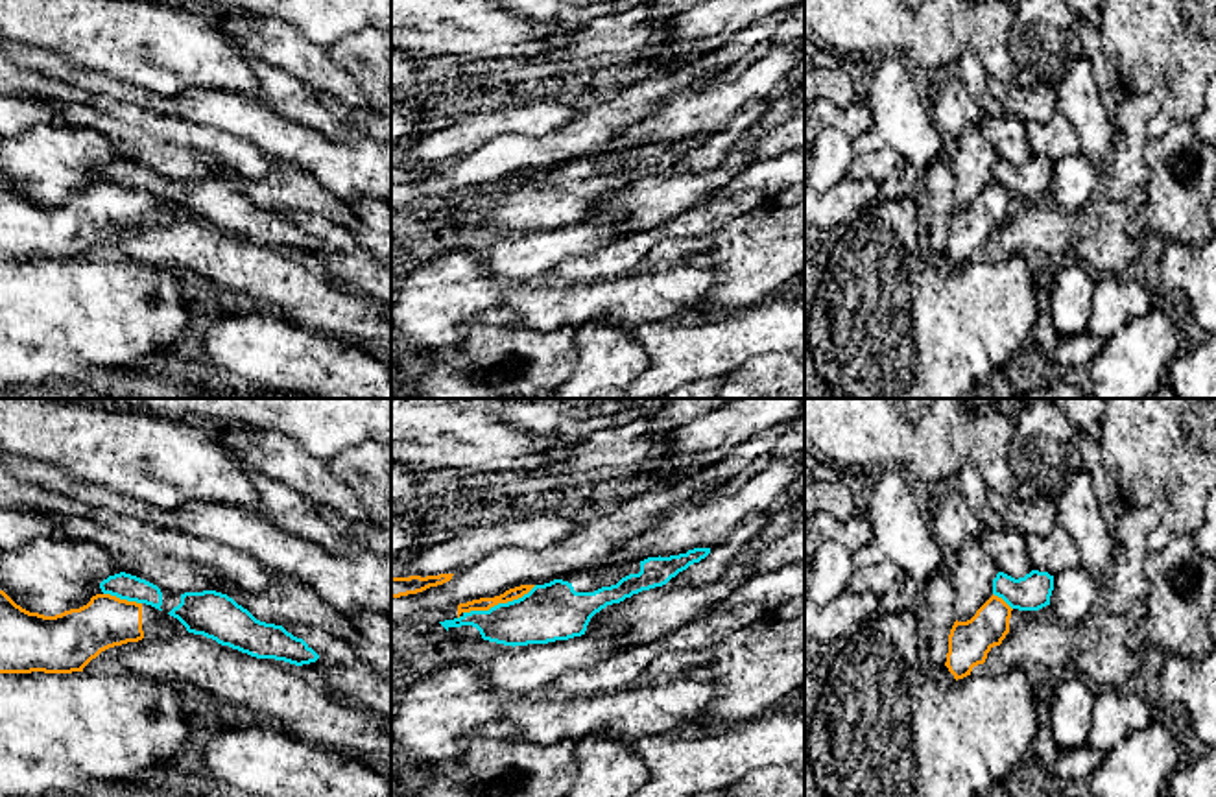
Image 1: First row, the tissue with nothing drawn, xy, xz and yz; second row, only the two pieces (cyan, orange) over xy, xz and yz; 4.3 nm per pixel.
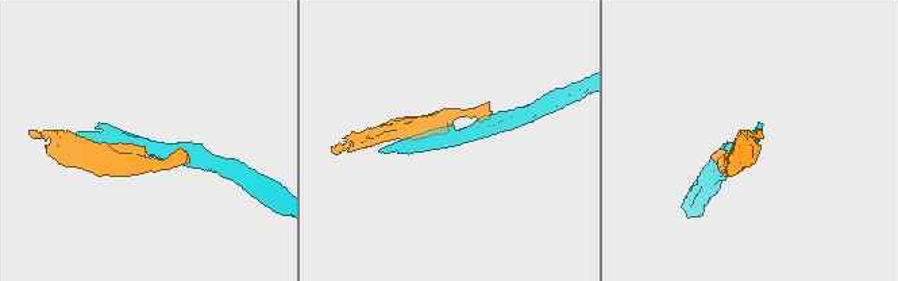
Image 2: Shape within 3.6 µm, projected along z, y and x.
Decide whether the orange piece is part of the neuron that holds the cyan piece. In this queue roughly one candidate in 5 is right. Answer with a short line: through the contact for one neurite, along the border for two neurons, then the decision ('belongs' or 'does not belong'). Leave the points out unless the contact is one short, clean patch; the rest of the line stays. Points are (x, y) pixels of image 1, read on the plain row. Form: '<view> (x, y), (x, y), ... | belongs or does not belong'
does not belong

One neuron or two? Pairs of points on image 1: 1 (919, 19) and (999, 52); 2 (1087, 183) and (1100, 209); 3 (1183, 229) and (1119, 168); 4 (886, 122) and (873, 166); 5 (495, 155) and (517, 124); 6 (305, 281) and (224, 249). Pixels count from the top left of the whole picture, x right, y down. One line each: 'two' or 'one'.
1: one
2: two
3: two
4: two
5: two
6: one

